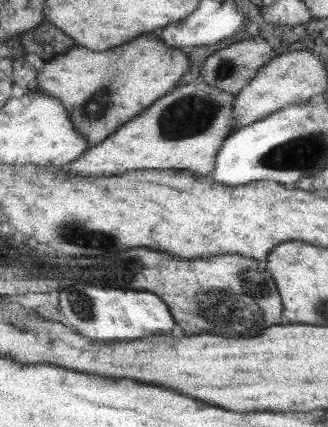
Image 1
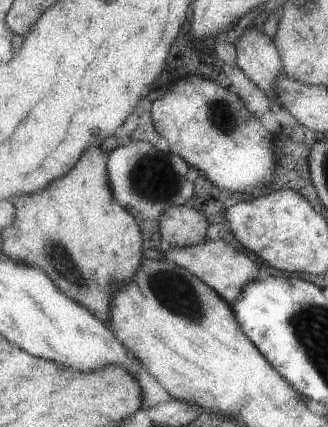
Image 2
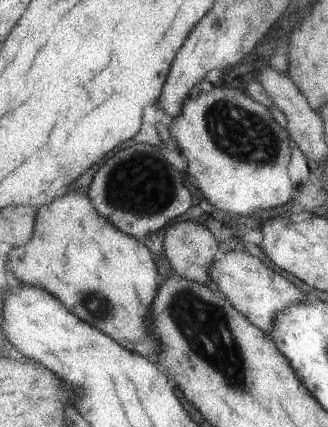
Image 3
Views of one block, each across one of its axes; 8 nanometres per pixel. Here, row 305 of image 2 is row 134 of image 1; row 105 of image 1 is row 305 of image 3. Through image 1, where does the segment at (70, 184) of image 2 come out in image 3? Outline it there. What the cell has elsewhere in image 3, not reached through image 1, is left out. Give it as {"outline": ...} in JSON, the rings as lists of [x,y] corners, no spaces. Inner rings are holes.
{"outline":[[[71,192],[61,200],[55,200],[49,208],[41,208],[37,216],[35,236],[23,248],[13,248],[7,258],[7,268],[15,284],[37,286],[53,296],[57,296],[73,314],[101,332],[109,334],[115,342],[123,344],[127,350],[147,356],[161,356],[163,342],[155,332],[155,300],[161,292],[163,280],[159,276],[155,258],[151,250],[143,244],[143,240],[129,236],[121,228],[117,228],[111,220],[101,216],[95,208],[95,202],[89,200],[83,192]]]}

